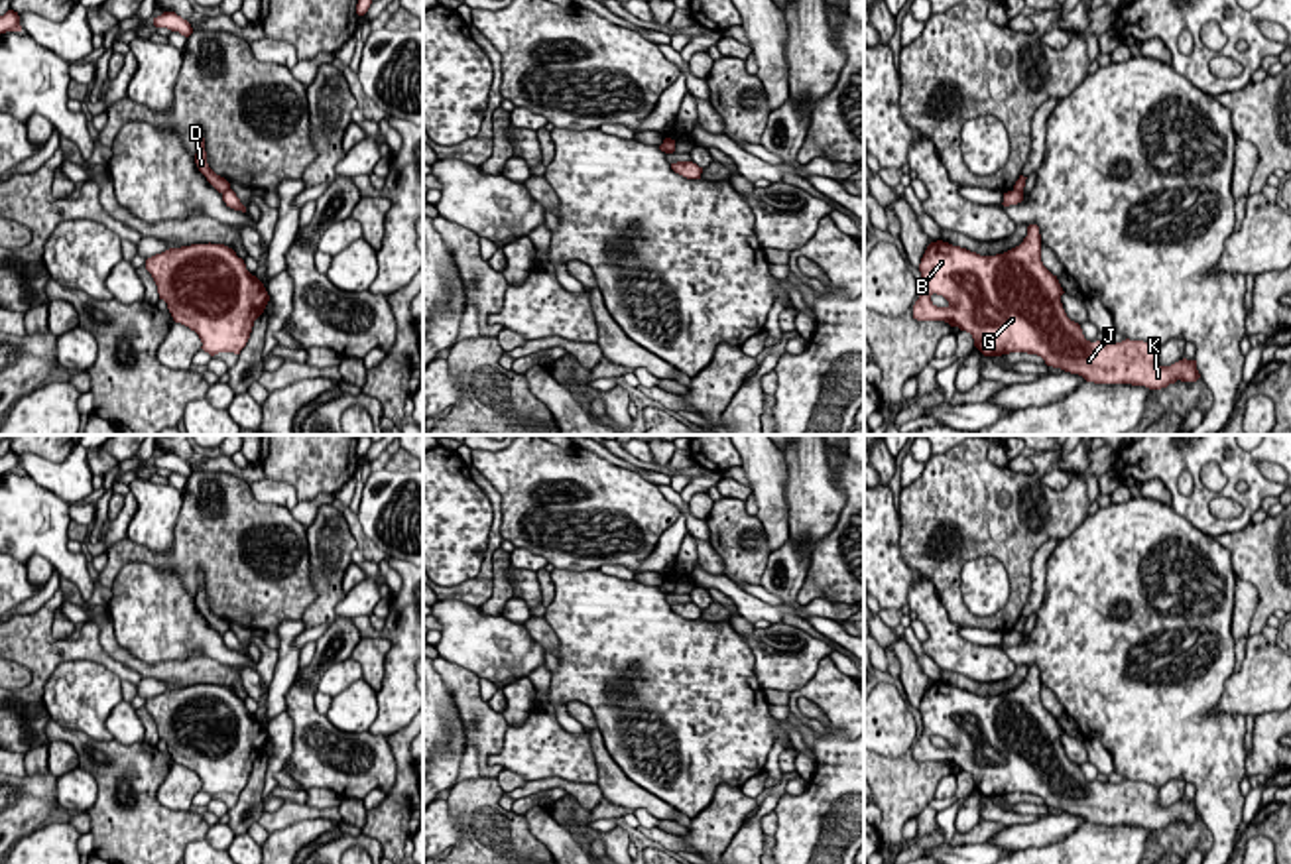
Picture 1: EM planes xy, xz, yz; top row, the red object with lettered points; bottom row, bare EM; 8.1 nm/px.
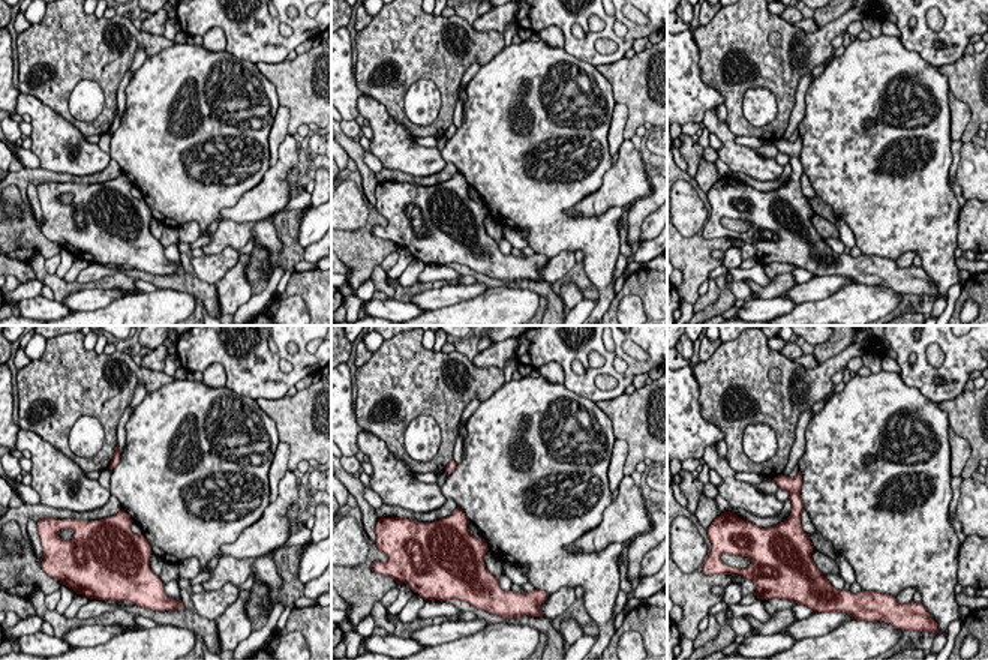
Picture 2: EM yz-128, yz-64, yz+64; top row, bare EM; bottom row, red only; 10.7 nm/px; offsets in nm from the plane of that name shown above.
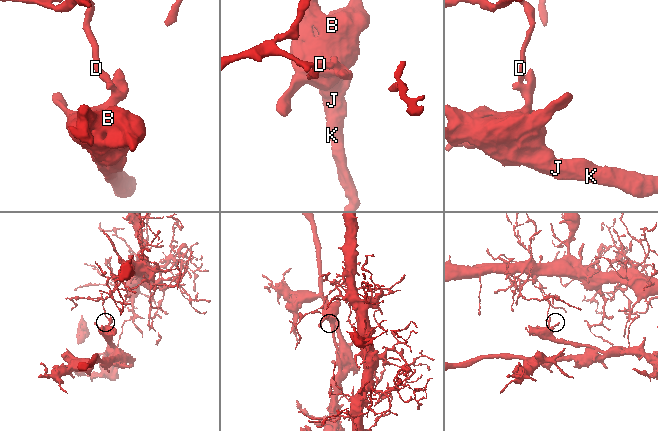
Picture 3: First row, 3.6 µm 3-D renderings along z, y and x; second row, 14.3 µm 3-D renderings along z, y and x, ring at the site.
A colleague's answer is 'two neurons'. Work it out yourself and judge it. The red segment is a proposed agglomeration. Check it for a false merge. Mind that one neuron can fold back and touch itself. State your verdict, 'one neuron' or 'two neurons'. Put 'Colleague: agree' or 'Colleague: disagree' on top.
Colleague: agree
two neurons

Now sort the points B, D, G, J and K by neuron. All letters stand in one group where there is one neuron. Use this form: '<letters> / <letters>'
B G J K / D

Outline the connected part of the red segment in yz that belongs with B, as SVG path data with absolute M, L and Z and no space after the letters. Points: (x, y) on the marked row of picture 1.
M1037 224L1027 226L1023 242L1004 254L980 256L960 246L931 242L919 264L923 293L913 305L917 321L945 321L966 331L984 356L1010 352L1037 354L1047 366L1082 376L1094 384L1132 384L1161 390L1169 384L1197 382L1197 360L1179 360L1171 366L1157 364L1157 346L1143 340L1090 342L1078 323L1063 309L1065 293L1057 276L1041 262L1041 234Z

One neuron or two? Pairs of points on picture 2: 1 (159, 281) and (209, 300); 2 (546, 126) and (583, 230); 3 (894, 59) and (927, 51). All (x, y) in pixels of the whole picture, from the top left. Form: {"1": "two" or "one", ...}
{"1": "one", "2": "one", "3": "two"}

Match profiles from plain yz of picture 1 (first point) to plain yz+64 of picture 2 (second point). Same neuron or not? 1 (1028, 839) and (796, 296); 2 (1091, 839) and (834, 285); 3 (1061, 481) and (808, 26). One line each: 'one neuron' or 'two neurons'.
1: one neuron
2: two neurons
3: one neuron

